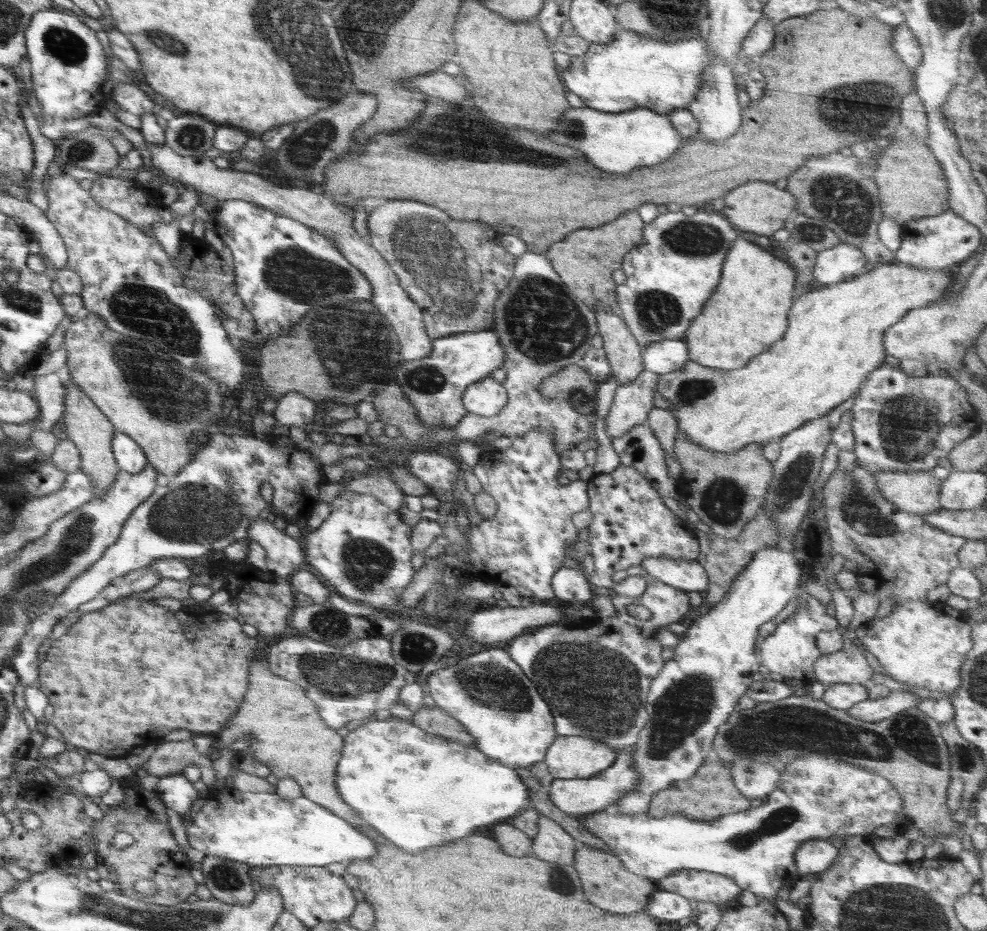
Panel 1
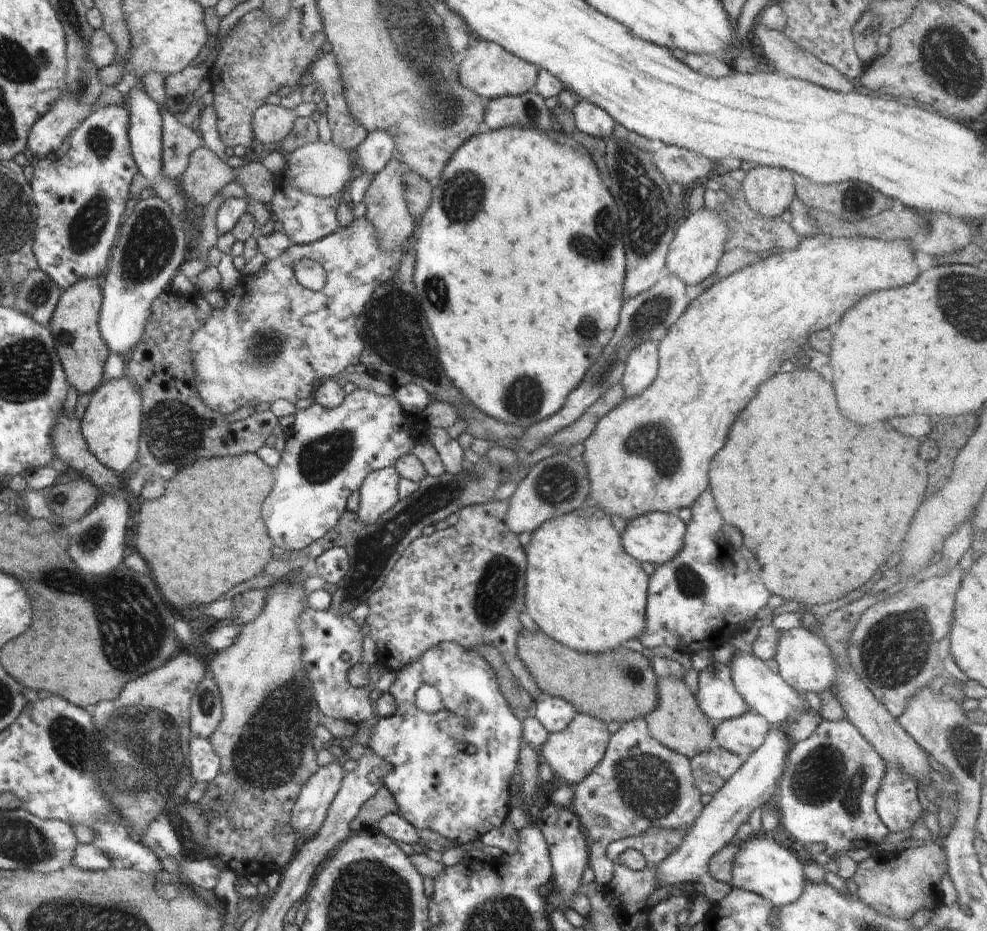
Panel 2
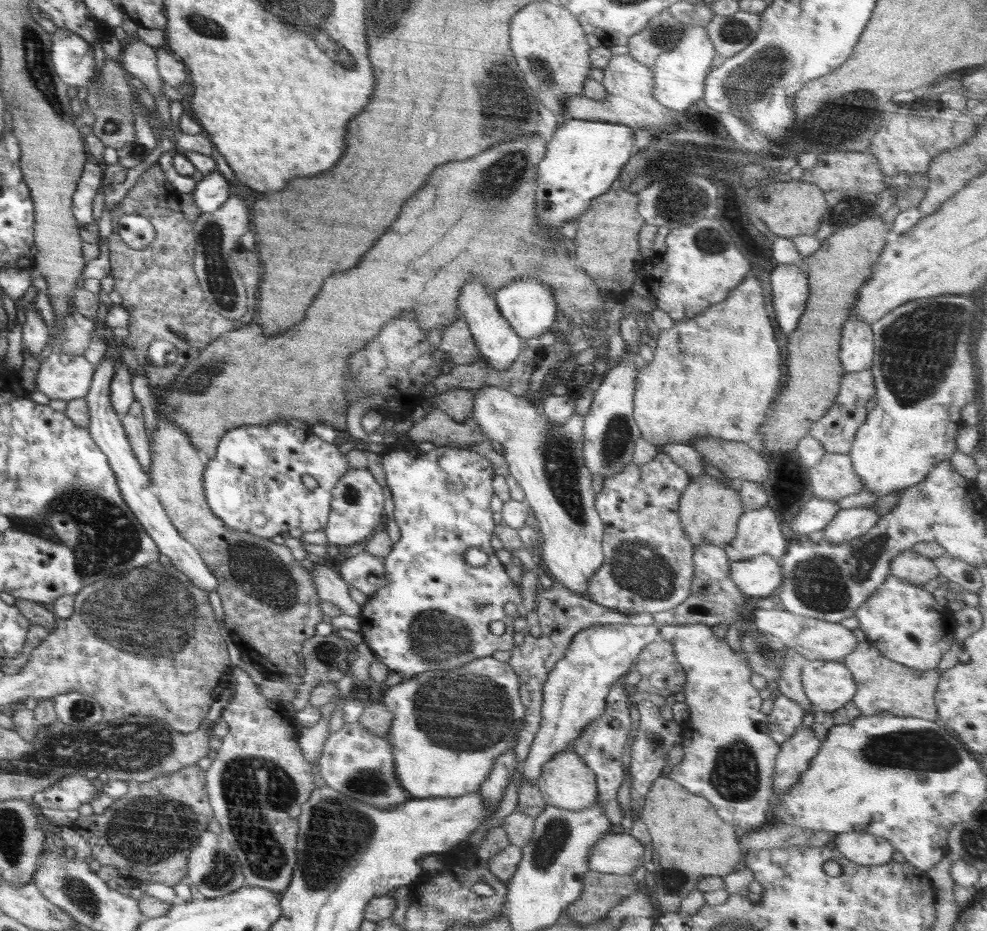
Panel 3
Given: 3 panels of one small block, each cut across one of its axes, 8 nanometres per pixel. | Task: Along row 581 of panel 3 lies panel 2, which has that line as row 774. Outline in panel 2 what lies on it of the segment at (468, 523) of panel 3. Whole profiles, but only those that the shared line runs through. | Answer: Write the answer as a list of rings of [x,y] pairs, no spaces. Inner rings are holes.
[[[440,642],[436,646],[432,646],[430,650],[427,650],[418,662],[406,666],[404,670],[396,671],[396,679],[389,688],[389,693],[394,696],[396,700],[397,708],[396,712],[392,716],[387,718],[381,718],[378,724],[374,725],[371,730],[371,736],[368,741],[368,748],[380,756],[384,762],[388,762],[389,772],[384,777],[384,785],[390,791],[390,794],[394,797],[396,804],[398,805],[398,812],[407,820],[413,827],[418,830],[430,828],[434,830],[436,834],[448,838],[457,845],[464,845],[470,842],[478,842],[489,830],[496,830],[500,828],[507,820],[507,815],[510,811],[510,795],[509,786],[510,780],[517,777],[519,766],[519,750],[520,744],[523,739],[523,726],[521,721],[516,718],[514,712],[508,706],[506,698],[500,690],[498,684],[498,678],[496,672],[488,661],[480,656],[476,649],[466,649],[456,642]],[[422,685],[434,686],[442,698],[442,710],[438,712],[424,712],[418,708],[416,704],[416,690]],[[457,744],[461,744],[463,748],[459,750]]]

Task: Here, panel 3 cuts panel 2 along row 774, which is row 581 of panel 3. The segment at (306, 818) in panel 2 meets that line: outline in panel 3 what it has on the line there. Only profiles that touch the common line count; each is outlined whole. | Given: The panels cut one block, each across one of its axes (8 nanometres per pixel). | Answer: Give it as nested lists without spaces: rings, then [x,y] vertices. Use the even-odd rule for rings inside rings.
[[[315,564],[310,571],[319,600],[335,604],[348,616],[361,613],[362,606],[350,598],[347,582],[344,582],[339,573],[320,564]]]

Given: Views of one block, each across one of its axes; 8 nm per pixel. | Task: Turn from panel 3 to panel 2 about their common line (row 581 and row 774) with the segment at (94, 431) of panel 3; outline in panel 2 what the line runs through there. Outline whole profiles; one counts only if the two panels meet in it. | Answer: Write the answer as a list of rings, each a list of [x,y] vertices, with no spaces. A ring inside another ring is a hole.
[[[191,737],[188,760],[193,783],[206,784],[220,772],[220,758],[216,756],[208,738]]]

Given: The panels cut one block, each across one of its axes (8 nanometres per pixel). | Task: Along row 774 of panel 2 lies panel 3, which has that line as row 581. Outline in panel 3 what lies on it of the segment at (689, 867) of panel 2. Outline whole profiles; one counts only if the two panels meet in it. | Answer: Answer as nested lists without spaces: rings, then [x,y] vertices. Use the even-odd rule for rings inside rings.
[[[768,554],[731,562],[729,577],[746,596],[771,598],[783,581],[780,560]]]

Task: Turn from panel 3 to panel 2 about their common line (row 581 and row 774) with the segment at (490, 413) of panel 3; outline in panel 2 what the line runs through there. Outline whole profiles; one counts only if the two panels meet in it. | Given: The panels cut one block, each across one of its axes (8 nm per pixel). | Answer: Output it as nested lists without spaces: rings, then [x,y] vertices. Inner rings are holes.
[[[576,713],[566,729],[558,733],[549,733],[546,742],[539,748],[540,757],[543,762],[548,762],[554,776],[561,783],[574,787],[584,780],[602,760],[611,735],[606,727],[607,724],[601,720],[588,714]]]

